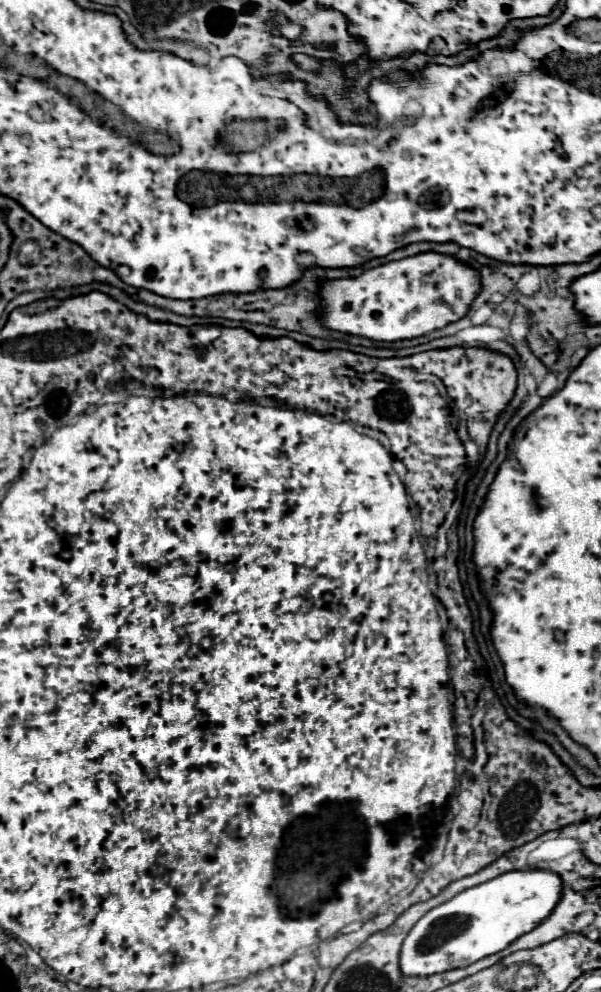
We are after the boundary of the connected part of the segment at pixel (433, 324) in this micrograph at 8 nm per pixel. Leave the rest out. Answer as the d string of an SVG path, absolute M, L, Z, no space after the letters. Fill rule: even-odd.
M420 252L418 256L402 258L372 268L352 280L324 280L320 284L320 296L322 296L320 318L326 328L340 330L344 334L358 334L370 340L394 342L394 340L424 336L432 330L444 328L464 318L470 310L470 304L474 302L474 296L478 296L480 290L482 284L478 284L478 272L474 272L474 268L458 264L454 256L442 256L438 252Z

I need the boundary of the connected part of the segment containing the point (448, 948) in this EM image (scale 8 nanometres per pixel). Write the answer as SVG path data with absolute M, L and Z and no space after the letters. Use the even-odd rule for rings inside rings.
M538 868L504 872L484 884L468 888L432 908L408 932L400 950L402 972L408 976L430 976L498 954L542 924L560 898L562 878L556 872Z

